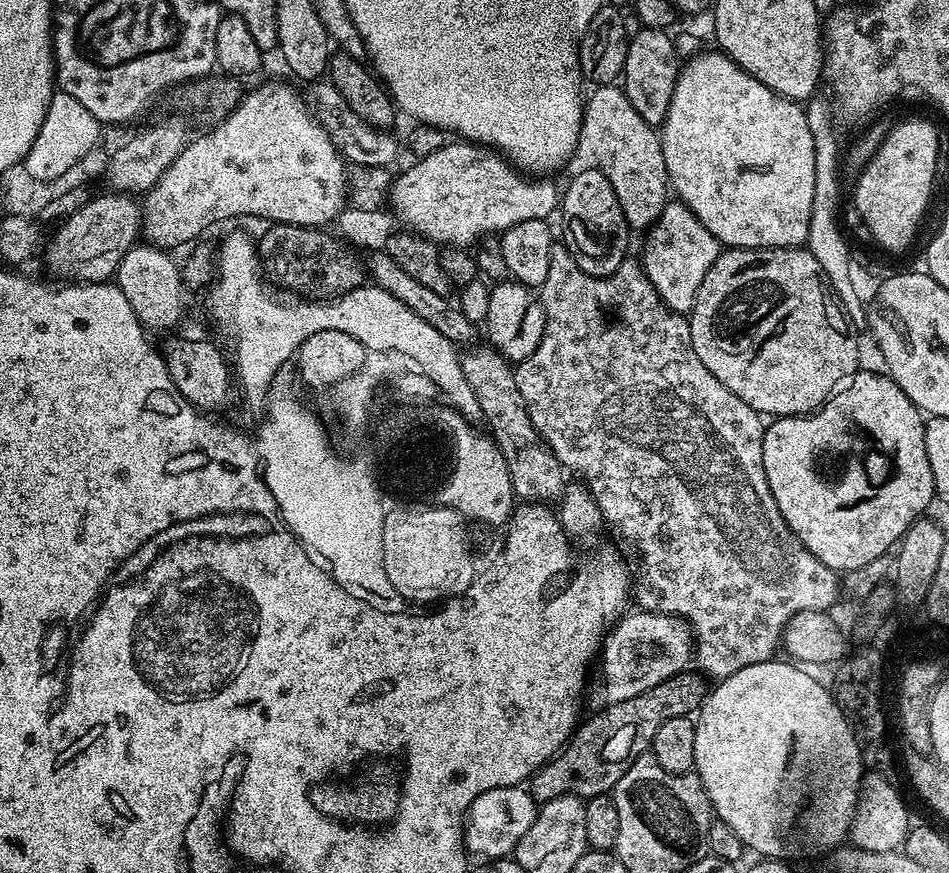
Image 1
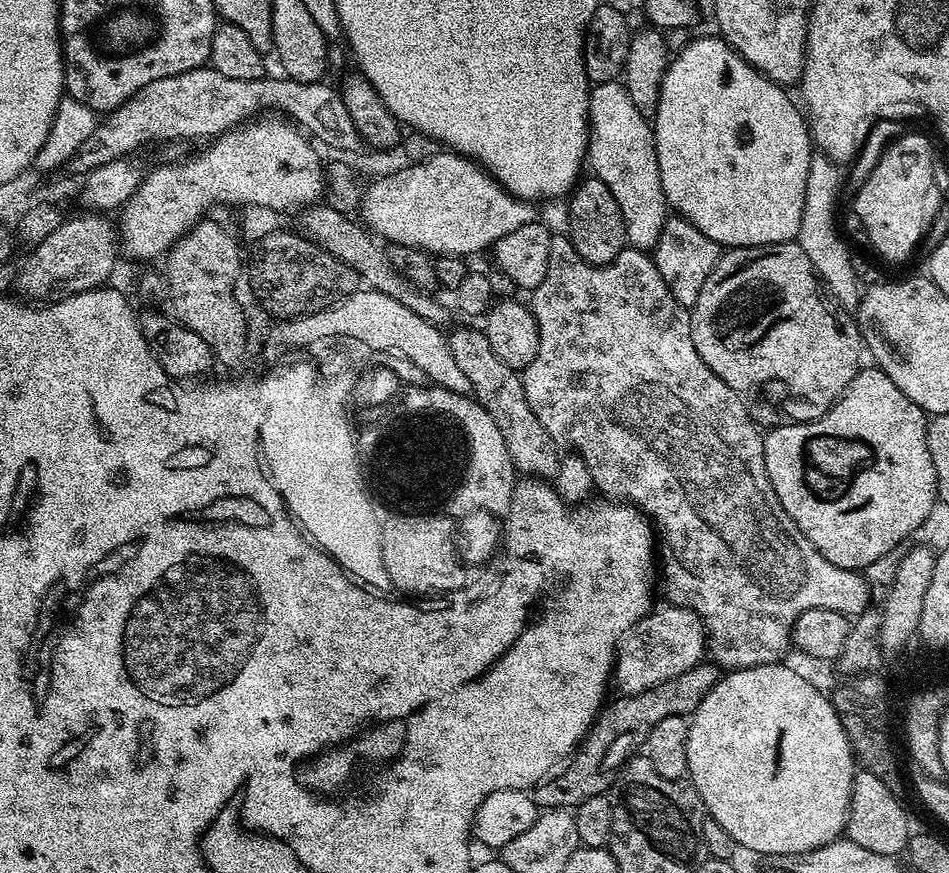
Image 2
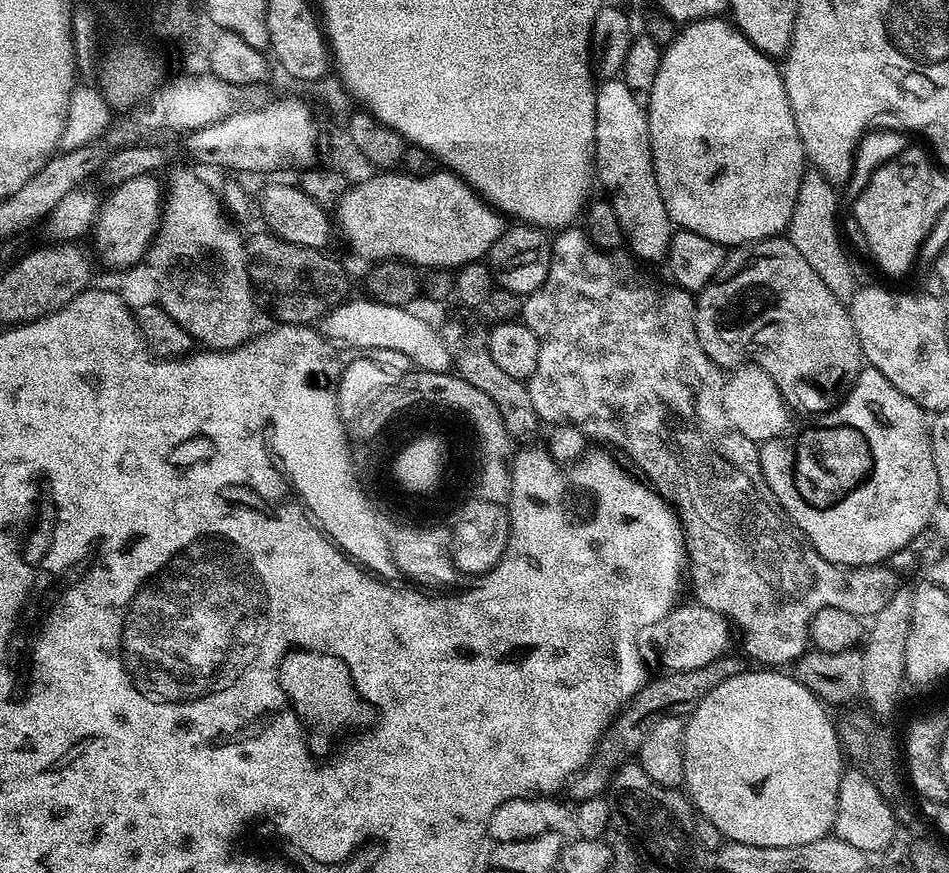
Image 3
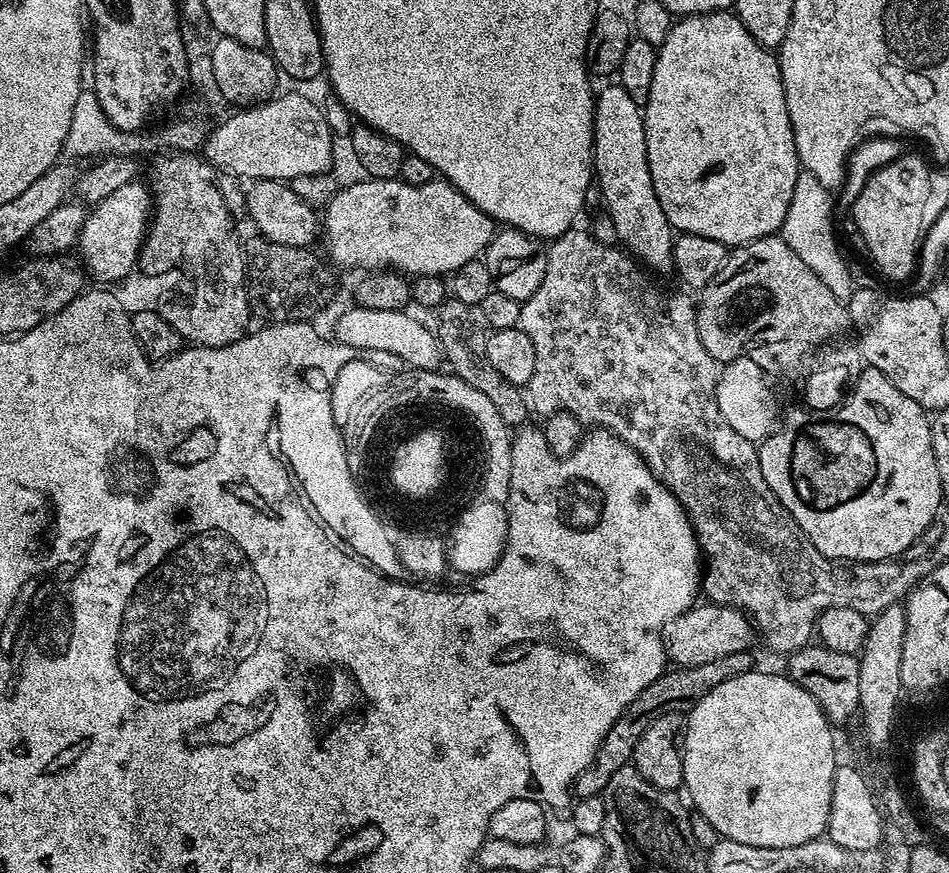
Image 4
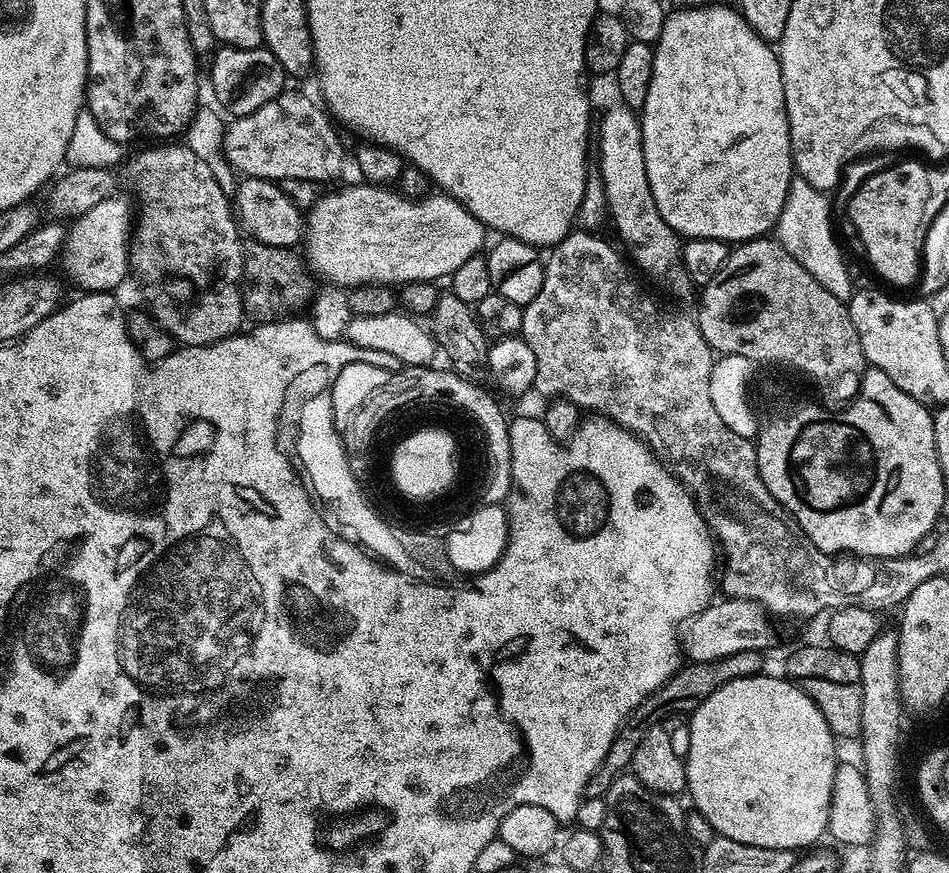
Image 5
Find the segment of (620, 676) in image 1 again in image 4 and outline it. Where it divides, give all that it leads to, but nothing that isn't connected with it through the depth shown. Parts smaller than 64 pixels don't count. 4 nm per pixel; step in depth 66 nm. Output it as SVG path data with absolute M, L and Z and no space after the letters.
M711 602L702 604L689 608L681 616L675 616L662 629L664 651L673 665L697 668L700 664L714 662L714 658L722 658L726 654L743 652L753 647L751 644L754 628L745 613L738 608L730 608L726 604Z

